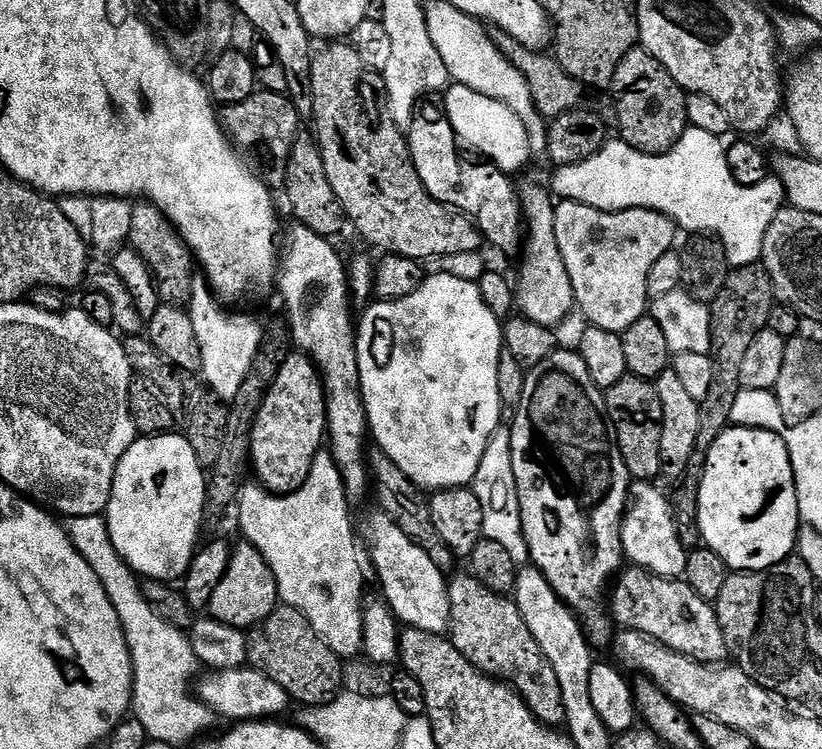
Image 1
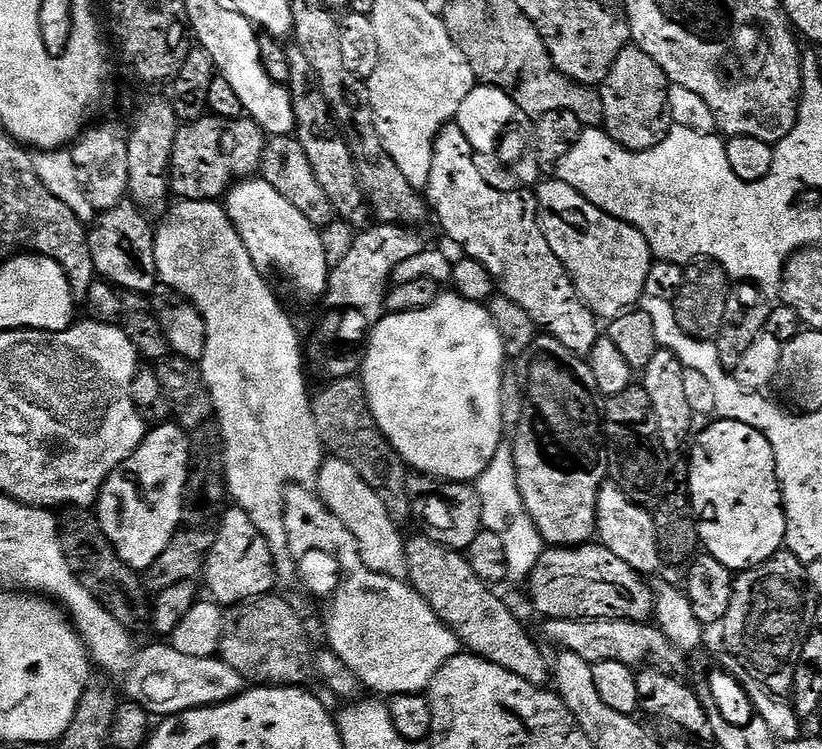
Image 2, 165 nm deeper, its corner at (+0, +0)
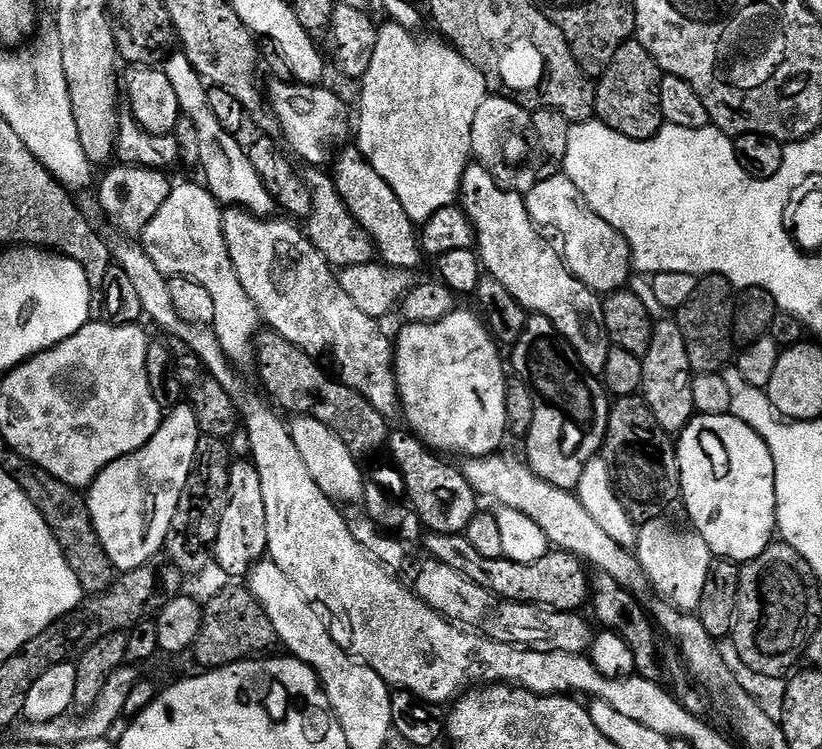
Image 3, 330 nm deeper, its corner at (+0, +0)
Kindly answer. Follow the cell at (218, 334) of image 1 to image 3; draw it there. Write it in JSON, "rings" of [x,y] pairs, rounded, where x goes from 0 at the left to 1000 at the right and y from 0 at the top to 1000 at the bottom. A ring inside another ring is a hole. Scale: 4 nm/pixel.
{"rings":[[[215,244],[210,250],[197,280],[192,280],[187,291],[182,291],[173,311],[173,330],[182,350],[187,350],[187,355],[192,355],[192,360],[197,360],[201,368],[220,368],[235,374],[255,391],[255,399],[260,402],[260,430],[257,439],[270,467],[283,487],[305,487],[309,481],[309,455],[319,438],[316,415],[309,409],[299,387],[294,387],[294,377],[290,377],[290,360],[285,360],[285,350],[280,350],[269,274],[247,244],[232,244]]]}

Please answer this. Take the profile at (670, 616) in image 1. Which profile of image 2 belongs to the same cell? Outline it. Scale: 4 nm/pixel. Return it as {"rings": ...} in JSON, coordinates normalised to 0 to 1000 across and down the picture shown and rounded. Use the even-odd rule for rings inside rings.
{"rings":[[[717,724],[713,726],[702,726],[700,729],[667,729],[655,745],[655,750],[650,756],[650,761],[642,768],[640,784],[642,784],[642,796],[647,800],[647,806],[658,817],[658,824],[669,828],[717,828],[718,825],[747,825],[748,828],[777,828],[787,829],[796,817],[796,785],[791,778],[787,780],[785,770],[777,764],[773,764],[766,756],[762,756],[762,750],[757,750],[757,745],[752,745],[752,740],[747,740],[747,734],[742,734],[736,726],[729,724]]]}

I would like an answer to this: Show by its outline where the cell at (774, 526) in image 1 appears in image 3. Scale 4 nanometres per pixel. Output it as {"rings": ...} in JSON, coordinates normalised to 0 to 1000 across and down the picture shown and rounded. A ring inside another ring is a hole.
{"rings":[[[889,553],[884,555],[853,555],[843,554],[843,558],[832,575],[826,578],[825,591],[822,593],[822,615],[827,618],[827,656],[830,658],[830,674],[837,682],[841,704],[859,724],[859,729],[866,736],[867,744],[878,748],[889,748],[901,756],[910,749],[922,745],[940,725],[942,717],[945,714],[944,702],[944,623],[942,622],[940,602],[934,597],[934,589],[927,581],[923,582],[918,577],[915,566],[903,563],[898,555]]]}

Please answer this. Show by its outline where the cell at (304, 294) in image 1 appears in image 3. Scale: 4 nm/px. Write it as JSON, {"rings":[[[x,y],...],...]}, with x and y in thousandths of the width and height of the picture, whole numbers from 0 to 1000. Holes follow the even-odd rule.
{"rings":[[[214,67],[206,73],[197,87],[202,104],[207,104],[207,115],[212,115],[212,126],[217,126],[217,142],[221,155],[236,163],[242,180],[245,200],[243,224],[249,230],[247,244],[258,263],[269,274],[296,278],[308,288],[326,291],[337,282],[333,264],[319,248],[319,238],[314,238],[314,227],[304,216],[298,194],[292,194],[286,180],[265,163],[253,130],[254,113],[240,99],[231,77],[223,68]]]}

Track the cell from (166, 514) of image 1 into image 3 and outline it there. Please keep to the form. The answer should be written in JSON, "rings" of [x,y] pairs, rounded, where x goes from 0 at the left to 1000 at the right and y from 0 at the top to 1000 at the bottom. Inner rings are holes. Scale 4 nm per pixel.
{"rings":[[[220,537],[196,559],[195,571],[165,603],[140,614],[117,634],[105,666],[114,708],[136,757],[150,766],[184,753],[204,724],[217,670],[229,650],[236,606],[246,578],[232,538]]]}

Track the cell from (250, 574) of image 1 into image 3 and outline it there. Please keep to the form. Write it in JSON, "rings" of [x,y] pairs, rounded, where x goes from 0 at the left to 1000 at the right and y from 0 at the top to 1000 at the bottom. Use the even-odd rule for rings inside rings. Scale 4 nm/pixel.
{"rings":[[[283,613],[280,628],[280,649],[275,681],[270,681],[270,697],[265,702],[265,718],[260,728],[260,753],[277,769],[300,770],[310,753],[322,746],[326,734],[324,718],[324,674],[319,665],[319,642],[305,613]]]}

